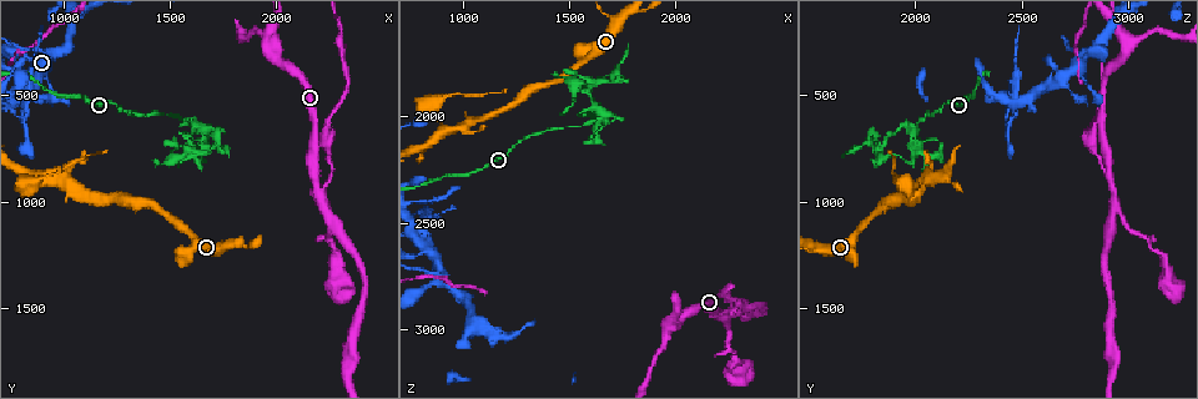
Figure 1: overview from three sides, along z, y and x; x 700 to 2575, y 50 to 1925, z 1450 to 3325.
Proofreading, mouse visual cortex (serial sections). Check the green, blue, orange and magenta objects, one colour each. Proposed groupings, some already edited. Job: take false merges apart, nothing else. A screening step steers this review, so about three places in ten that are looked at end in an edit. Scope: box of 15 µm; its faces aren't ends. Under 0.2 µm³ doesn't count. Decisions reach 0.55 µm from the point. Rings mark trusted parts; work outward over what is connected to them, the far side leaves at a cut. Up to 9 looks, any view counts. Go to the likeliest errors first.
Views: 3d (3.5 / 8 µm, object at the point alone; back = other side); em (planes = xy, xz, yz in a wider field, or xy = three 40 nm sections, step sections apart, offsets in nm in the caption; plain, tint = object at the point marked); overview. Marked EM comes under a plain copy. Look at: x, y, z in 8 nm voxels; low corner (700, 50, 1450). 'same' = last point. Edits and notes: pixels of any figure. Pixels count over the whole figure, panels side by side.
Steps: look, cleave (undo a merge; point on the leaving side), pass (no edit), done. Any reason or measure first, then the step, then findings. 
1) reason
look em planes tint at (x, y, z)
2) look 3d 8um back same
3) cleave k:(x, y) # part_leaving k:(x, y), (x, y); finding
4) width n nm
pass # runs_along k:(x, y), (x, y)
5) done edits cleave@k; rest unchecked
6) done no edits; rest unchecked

two arms in line, one across
look 3d 3.5um at (2230, 1030, 2940)

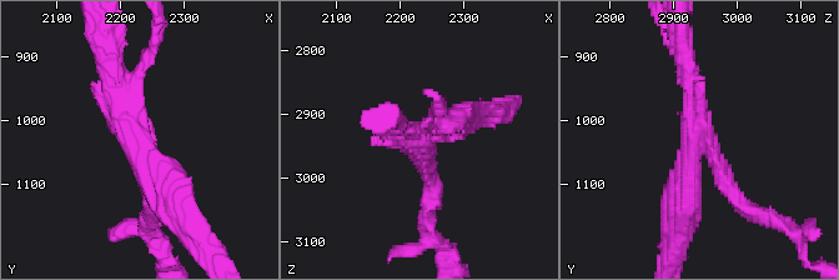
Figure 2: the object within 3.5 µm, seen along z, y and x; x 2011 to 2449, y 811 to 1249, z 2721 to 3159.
look em xy step 5 tint at (2220, 1020, 2935)

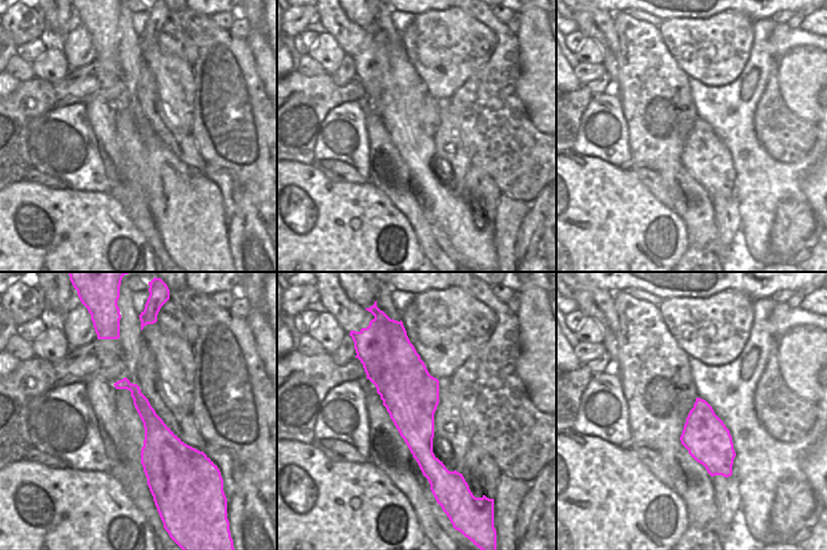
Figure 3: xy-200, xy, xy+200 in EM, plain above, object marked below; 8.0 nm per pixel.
width 460 nm
cleave 2:(733, 193) # part_leaving 2:(717, 159), (742, 205), (787, 229); a second cell is stuck on

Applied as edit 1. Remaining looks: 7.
redraw
look overview

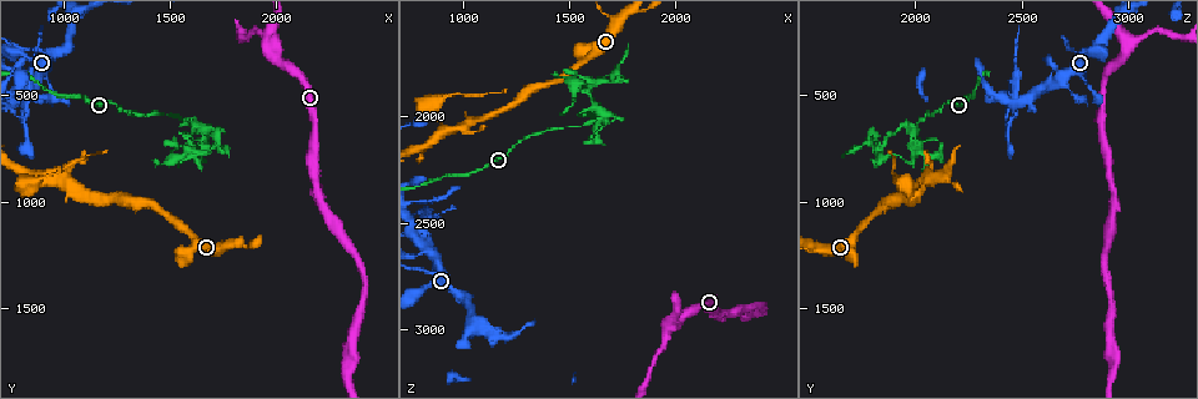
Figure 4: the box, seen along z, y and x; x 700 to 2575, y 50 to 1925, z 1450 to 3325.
side arm on a straight run
look 3d 3.5um at (930, 900, 2050)

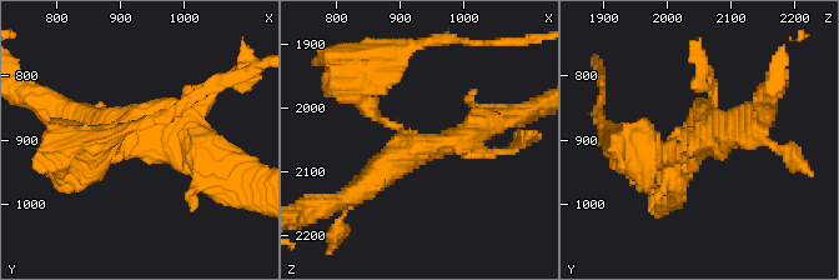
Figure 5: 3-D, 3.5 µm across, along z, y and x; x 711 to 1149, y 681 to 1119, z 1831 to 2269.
arms 3; arm_widths 250, 350, 400 nm; need the tissue
look em xy step 2 tint at (925, 900, 2060)

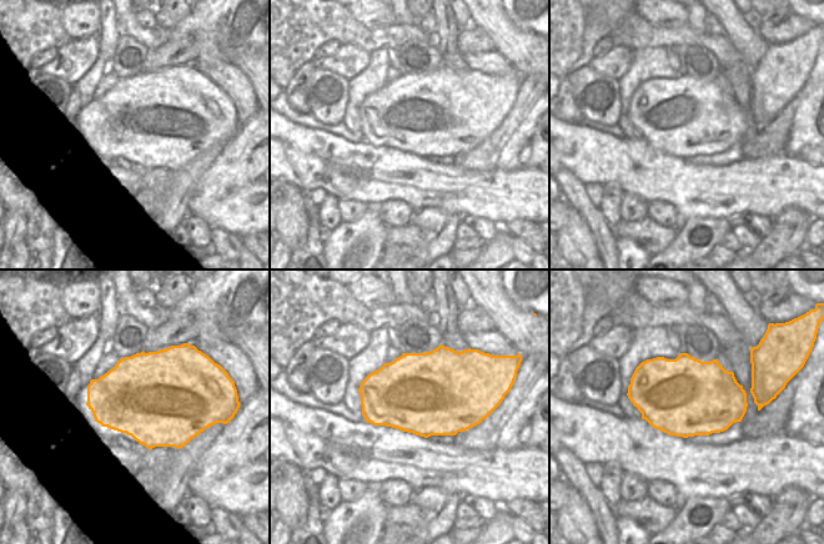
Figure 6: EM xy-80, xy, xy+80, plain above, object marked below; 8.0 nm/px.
cut it another way
look em xy step 5 tint same

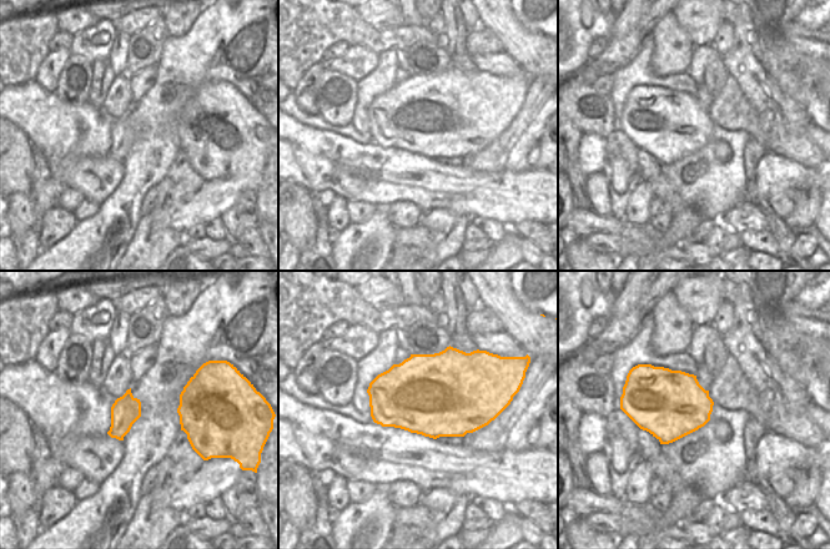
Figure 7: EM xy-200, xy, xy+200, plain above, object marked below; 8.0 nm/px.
cleave 5:(362, 101) # part_leaving 5:(393, 125), (362, 100), (362, 84), (408, 49); a second cell is stuck on

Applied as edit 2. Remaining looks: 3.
thin neck
look 3d 3.5um at (1440, 580, 2060)

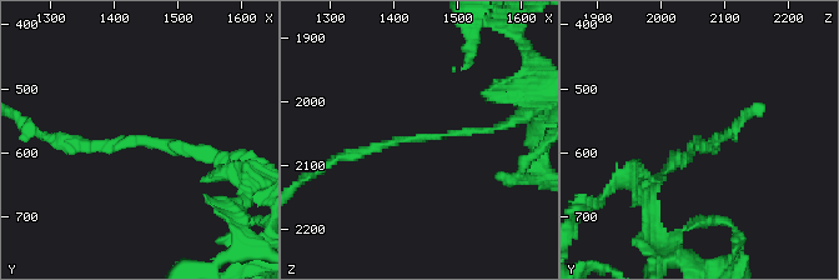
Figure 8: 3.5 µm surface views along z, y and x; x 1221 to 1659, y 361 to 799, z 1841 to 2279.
now the EM
look em xy step 2 tint at (1430, 585, 2065)

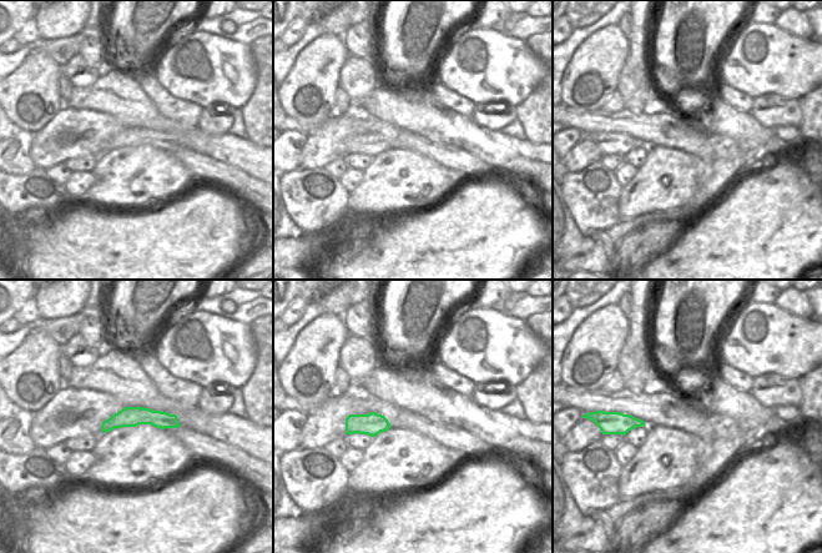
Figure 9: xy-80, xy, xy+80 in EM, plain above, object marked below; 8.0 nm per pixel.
another direction
look em planes tint same

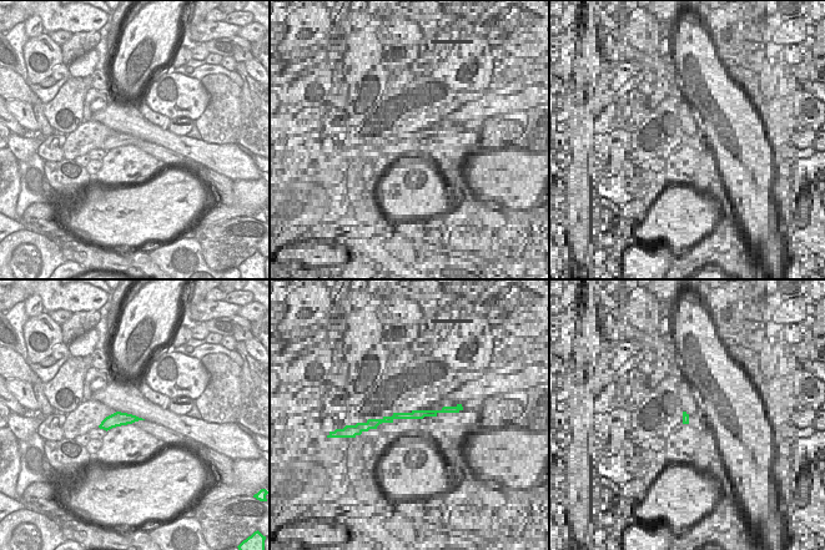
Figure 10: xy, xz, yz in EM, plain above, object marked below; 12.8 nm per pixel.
pass # all the same cell

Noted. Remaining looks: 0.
done edits cleave@2, cleave@5; rest unchecked

